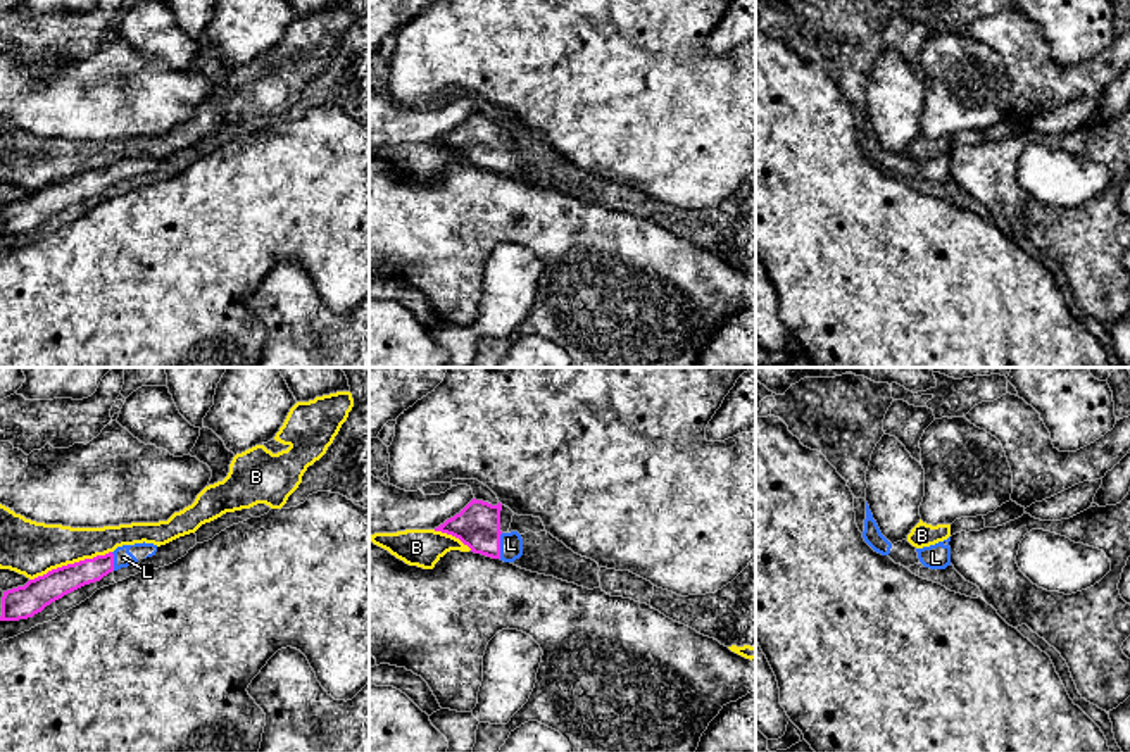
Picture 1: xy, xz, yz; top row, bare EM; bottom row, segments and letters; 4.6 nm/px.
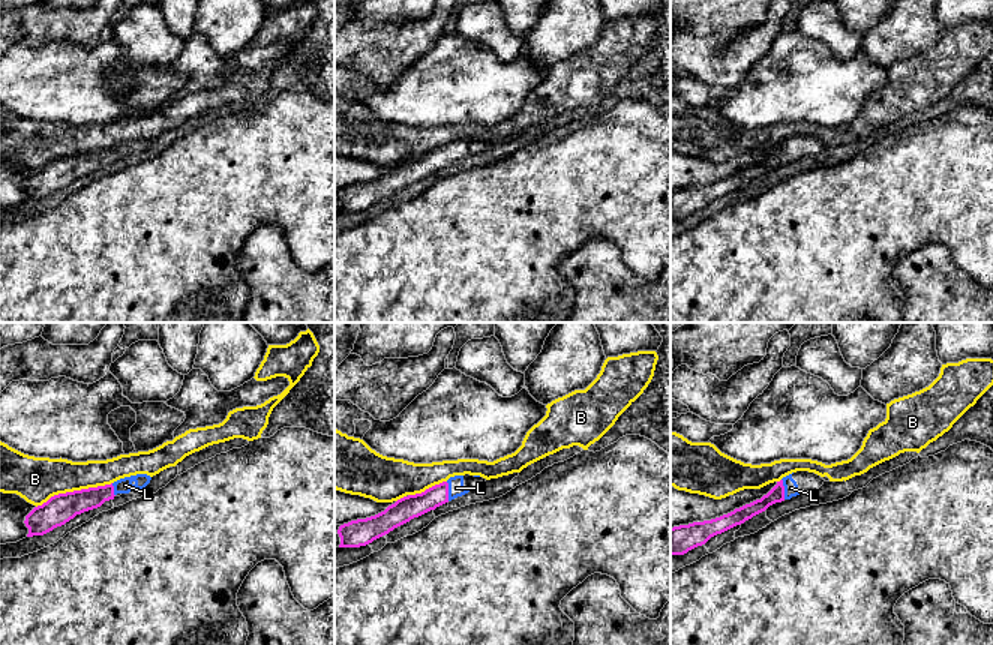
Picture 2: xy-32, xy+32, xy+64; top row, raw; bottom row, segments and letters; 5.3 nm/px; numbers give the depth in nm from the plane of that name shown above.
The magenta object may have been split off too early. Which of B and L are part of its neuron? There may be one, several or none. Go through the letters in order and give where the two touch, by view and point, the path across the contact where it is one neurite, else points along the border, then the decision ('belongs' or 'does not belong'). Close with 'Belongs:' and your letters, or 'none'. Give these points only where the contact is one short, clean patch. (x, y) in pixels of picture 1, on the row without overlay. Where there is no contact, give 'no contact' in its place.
B: xy (69, 178) | along xy (111, 164), (52, 181), (30, 194) | does not belong
L: xz (499, 159) | belongs
Belongs: L

